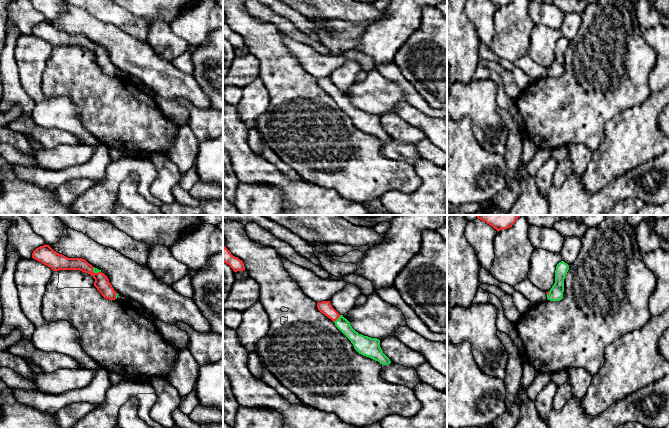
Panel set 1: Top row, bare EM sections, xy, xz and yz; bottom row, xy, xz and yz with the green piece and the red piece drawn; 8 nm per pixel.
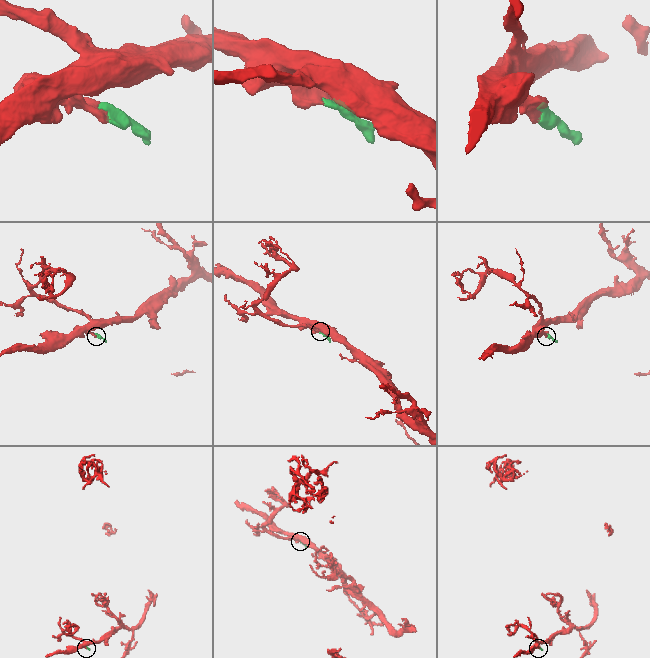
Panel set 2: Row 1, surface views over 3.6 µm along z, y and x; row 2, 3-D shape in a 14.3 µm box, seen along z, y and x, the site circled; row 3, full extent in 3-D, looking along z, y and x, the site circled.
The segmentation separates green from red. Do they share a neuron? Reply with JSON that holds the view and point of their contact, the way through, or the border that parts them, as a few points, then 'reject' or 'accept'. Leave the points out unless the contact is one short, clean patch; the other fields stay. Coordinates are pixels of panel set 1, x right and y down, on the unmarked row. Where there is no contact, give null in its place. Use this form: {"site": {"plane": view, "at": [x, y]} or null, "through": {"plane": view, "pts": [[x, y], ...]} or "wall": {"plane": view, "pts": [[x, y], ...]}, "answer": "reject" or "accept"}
{"site": {"plane": "xz", "at": [337, 95]}, "through": {"plane": "xz", "pts": [[359, 117], [337, 95], [325, 83]]}, "answer": "accept"}

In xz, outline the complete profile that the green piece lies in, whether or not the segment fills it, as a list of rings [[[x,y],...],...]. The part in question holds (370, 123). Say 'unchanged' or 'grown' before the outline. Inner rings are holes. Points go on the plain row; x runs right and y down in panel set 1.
grown; [[[330,77],[318,78],[317,84],[335,99],[335,102],[351,117],[359,130],[378,137],[382,141],[391,139],[380,123],[380,116],[356,108],[350,98],[332,83]]]

